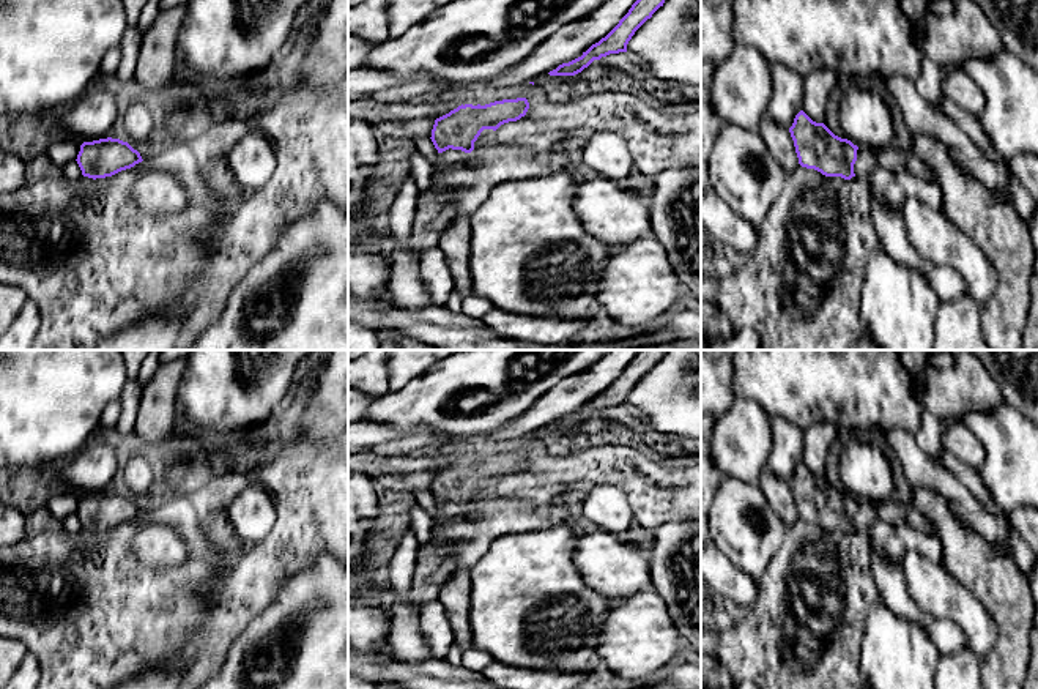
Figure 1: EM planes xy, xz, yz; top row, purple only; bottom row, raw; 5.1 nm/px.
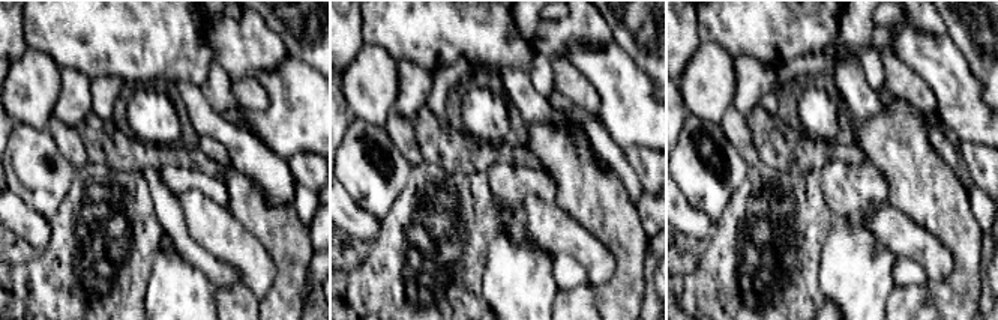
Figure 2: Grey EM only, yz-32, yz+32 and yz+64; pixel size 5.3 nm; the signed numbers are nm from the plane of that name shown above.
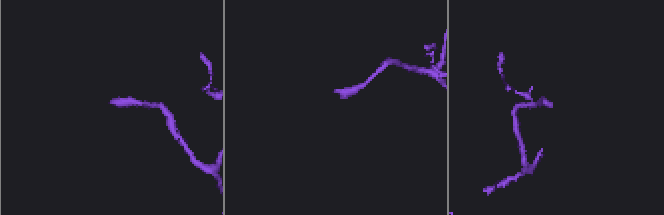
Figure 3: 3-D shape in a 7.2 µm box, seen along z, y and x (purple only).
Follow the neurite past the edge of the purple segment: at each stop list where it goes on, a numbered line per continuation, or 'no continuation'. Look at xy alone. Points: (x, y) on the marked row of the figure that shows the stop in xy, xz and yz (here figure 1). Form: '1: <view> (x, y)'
no continuation

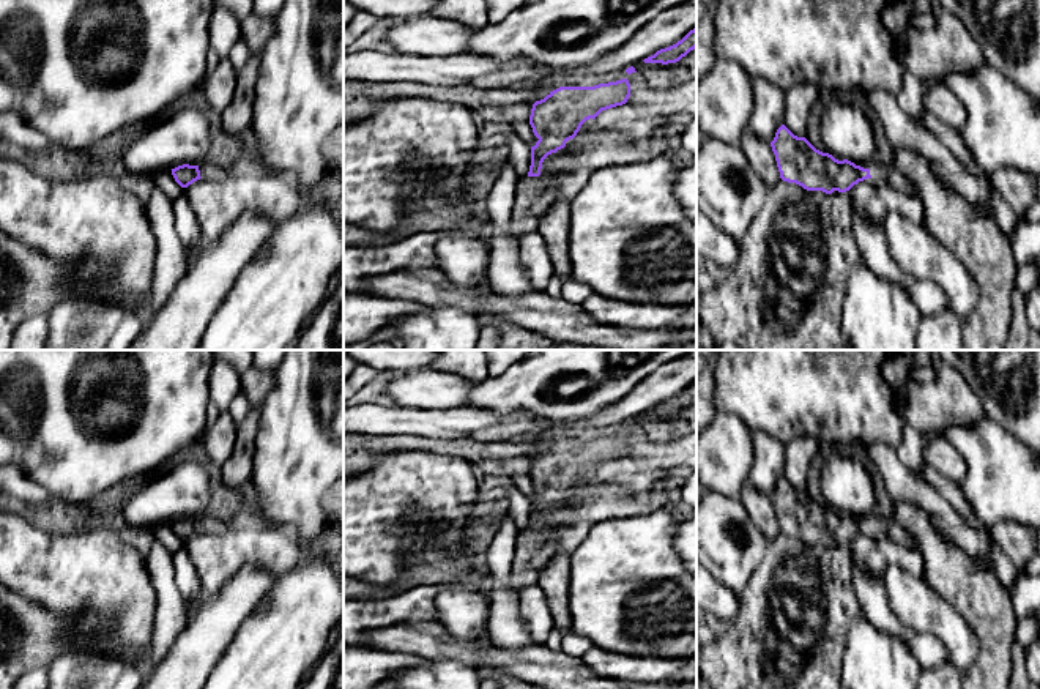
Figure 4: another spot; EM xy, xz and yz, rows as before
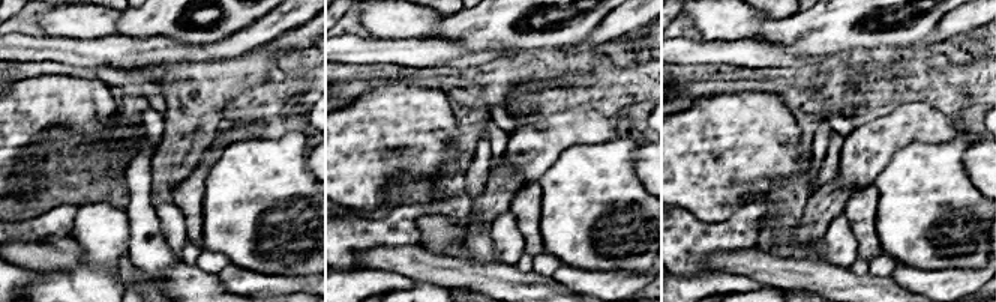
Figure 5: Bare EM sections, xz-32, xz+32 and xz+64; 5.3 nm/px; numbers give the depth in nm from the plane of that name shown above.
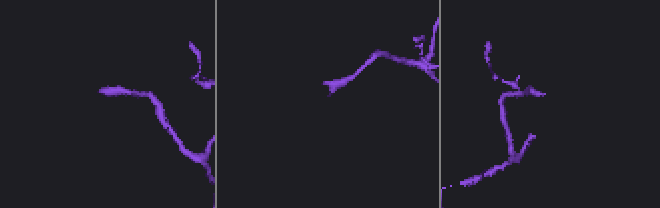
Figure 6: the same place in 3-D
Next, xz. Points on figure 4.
1: xz (533, 197)

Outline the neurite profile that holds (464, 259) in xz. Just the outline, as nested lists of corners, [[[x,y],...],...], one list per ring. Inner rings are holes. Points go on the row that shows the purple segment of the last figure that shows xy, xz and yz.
[[[446,230],[435,244],[436,268],[455,287],[471,289],[487,279],[488,244],[468,230]]]

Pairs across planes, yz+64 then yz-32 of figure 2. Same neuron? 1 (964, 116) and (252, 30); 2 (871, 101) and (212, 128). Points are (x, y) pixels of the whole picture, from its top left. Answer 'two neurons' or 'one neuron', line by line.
1: two neurons
2: one neuron

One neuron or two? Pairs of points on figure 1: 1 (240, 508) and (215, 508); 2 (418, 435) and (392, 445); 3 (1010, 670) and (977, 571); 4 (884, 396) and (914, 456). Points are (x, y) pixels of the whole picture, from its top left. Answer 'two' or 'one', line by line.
1: two
2: one
3: one
4: two

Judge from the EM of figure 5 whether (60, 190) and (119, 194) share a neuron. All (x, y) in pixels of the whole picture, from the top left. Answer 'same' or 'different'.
same

